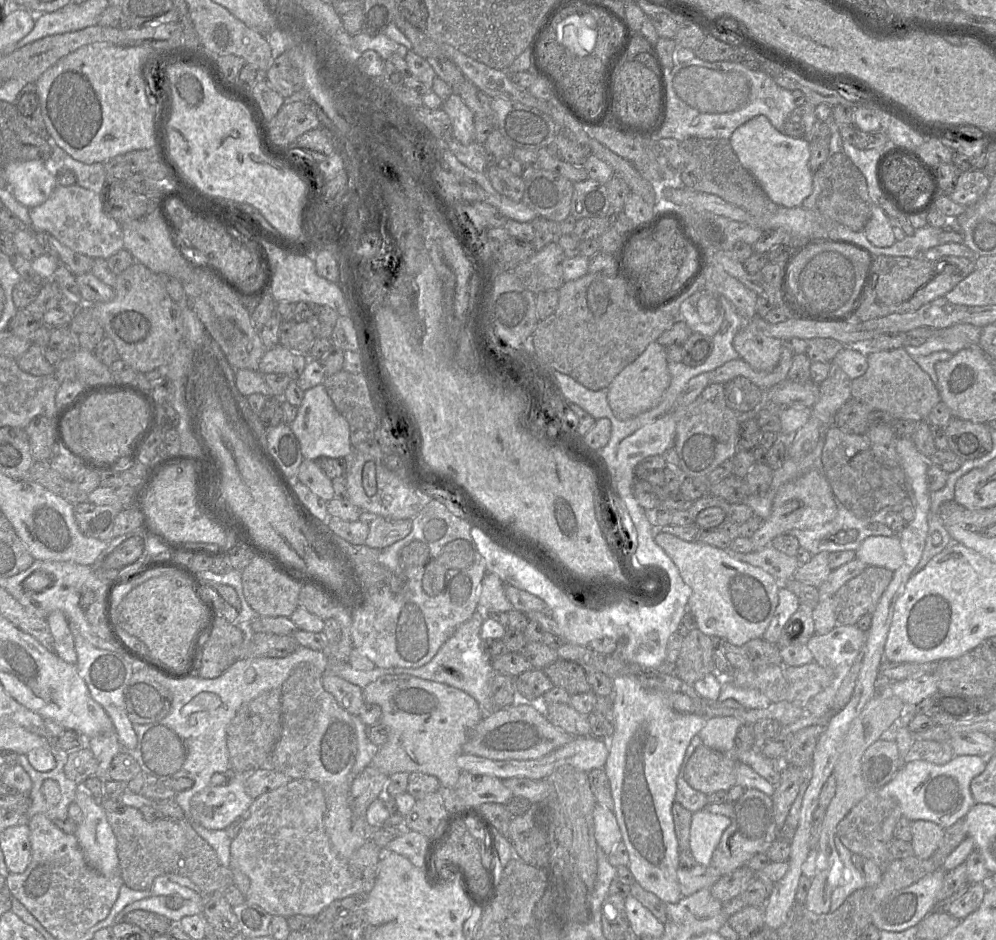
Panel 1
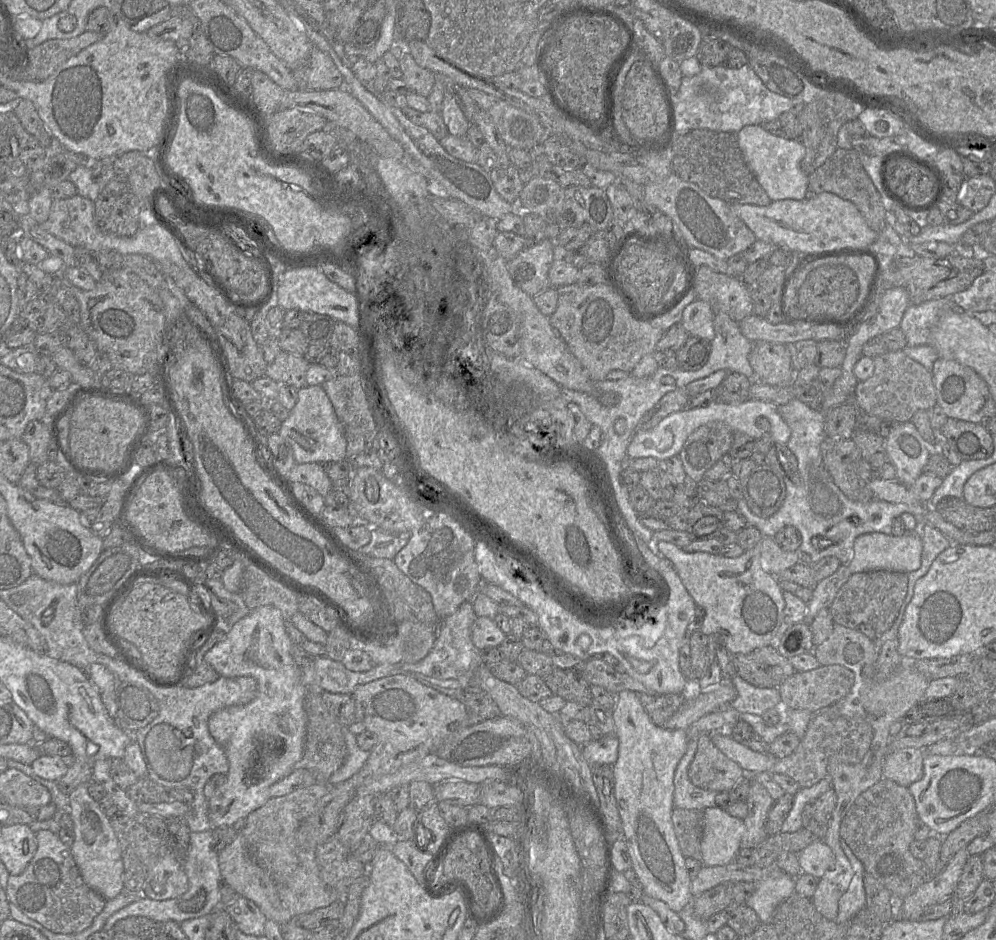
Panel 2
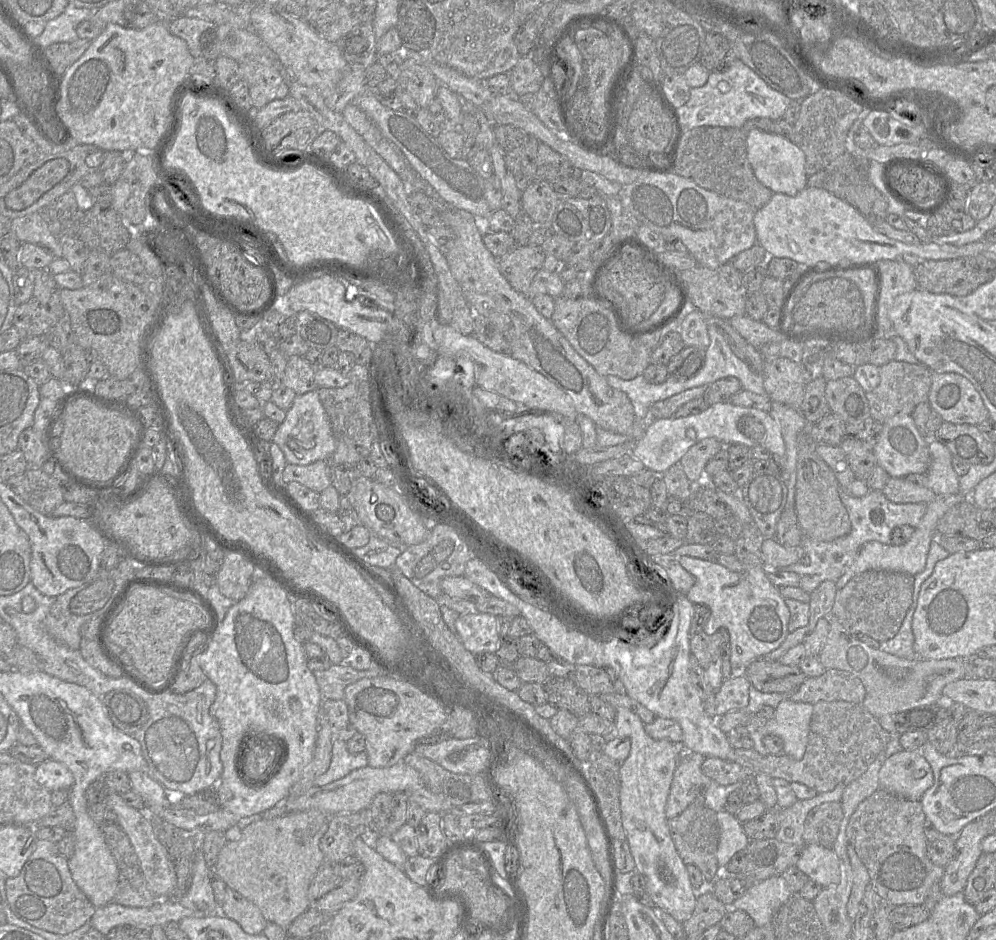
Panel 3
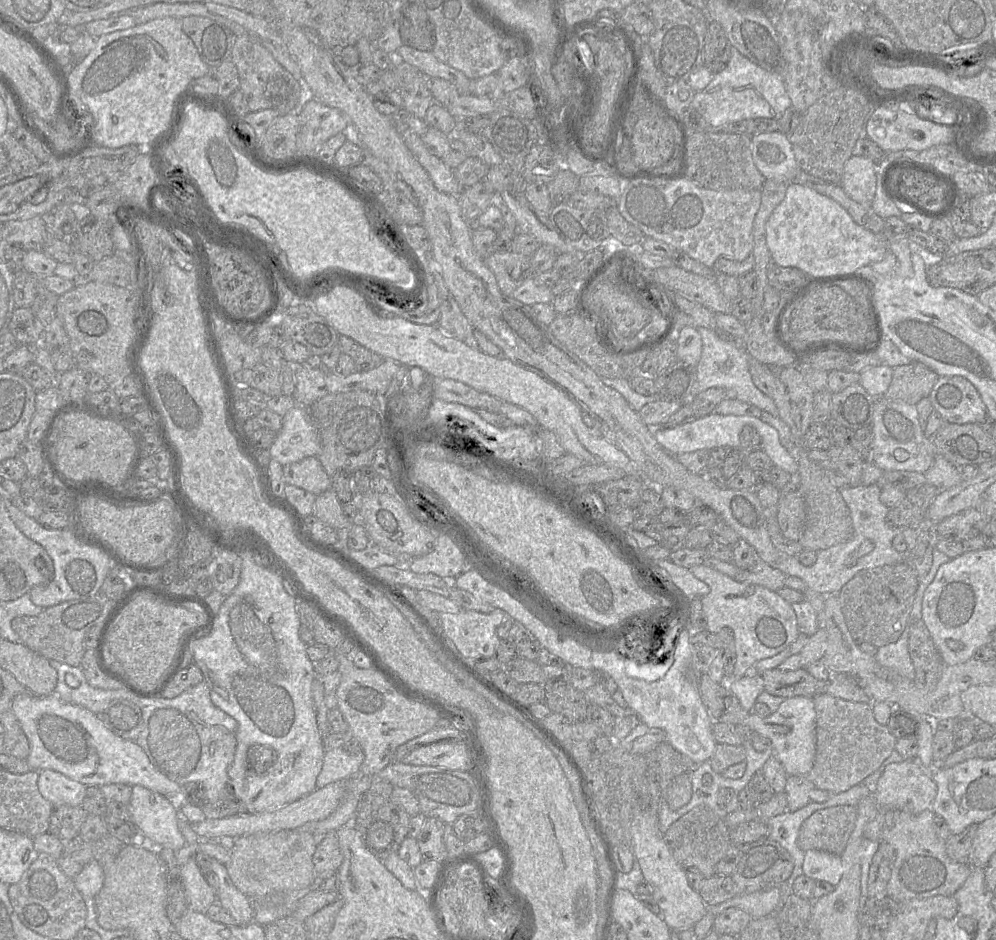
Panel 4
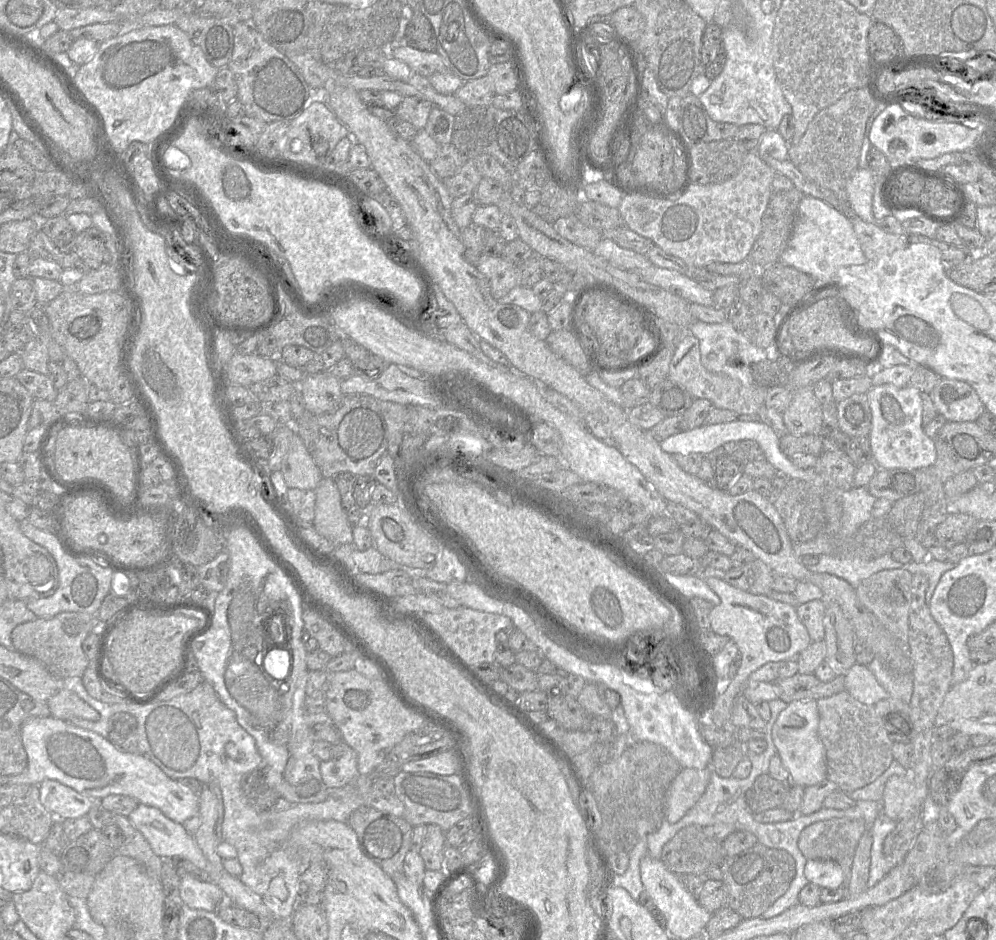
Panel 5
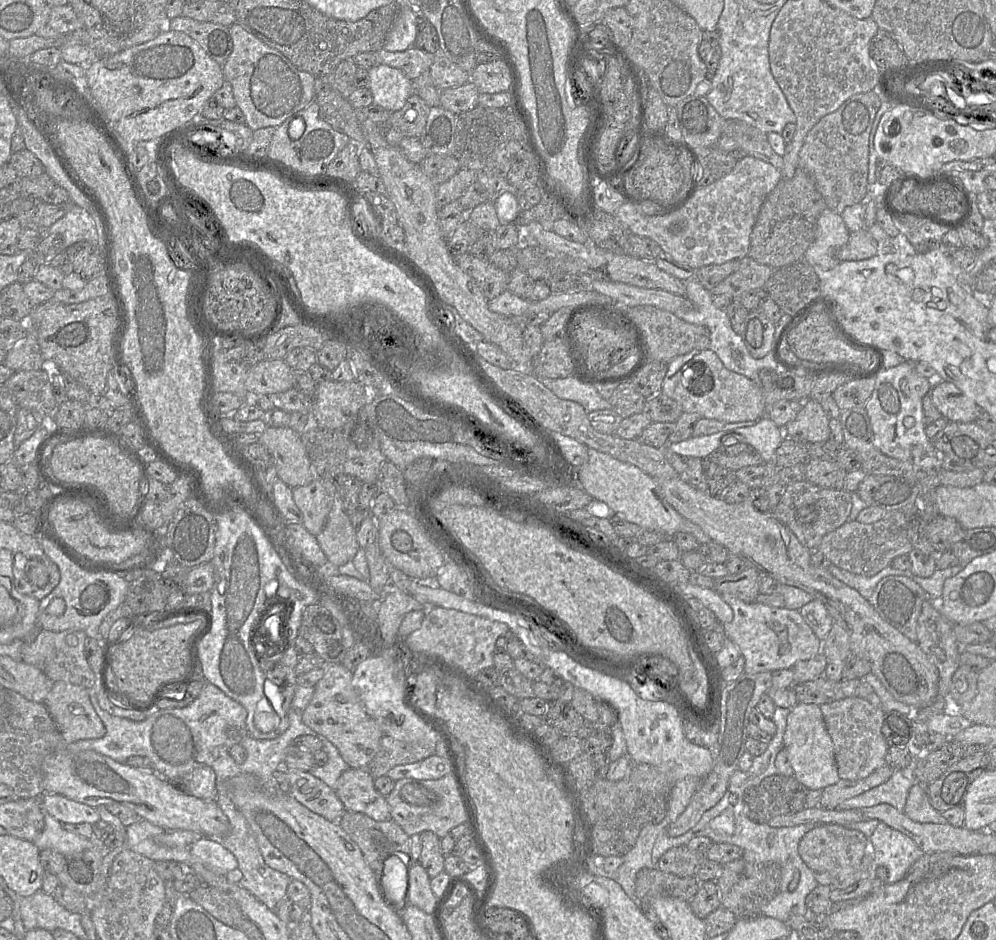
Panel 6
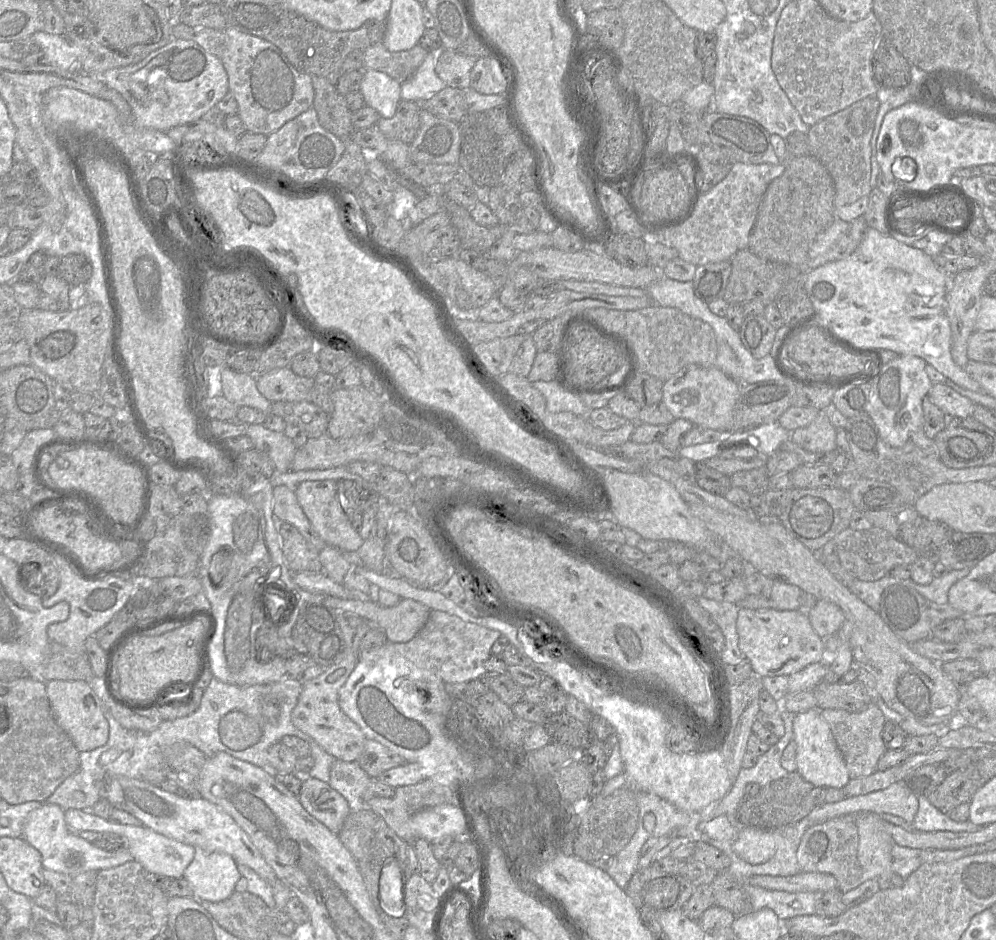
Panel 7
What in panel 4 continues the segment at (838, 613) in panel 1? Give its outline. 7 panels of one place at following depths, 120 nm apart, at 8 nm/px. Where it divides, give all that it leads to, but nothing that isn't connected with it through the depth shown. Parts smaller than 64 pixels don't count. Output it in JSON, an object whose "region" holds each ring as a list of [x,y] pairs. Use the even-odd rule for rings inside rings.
{"region":[[[910,564],[888,565],[858,572],[837,594],[845,623],[854,642],[857,645],[867,642],[877,648],[897,642],[908,626],[917,589],[918,577]]]}

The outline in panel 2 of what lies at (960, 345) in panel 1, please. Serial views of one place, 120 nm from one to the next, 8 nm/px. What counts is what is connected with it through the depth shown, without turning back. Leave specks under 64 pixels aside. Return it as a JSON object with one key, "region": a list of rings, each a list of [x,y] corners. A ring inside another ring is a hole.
{"region":[[[937,299],[919,305],[911,305],[906,310],[900,324],[907,346],[928,345],[932,329],[939,318],[943,312],[952,308],[951,299]]]}

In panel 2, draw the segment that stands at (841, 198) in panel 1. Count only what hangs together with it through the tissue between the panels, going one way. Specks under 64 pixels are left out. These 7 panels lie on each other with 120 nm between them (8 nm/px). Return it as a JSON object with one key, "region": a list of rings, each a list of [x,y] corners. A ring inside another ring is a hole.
{"region":[[[837,148],[822,166],[809,175],[809,192],[810,196],[829,192],[850,201],[857,207],[868,226],[876,233],[880,233],[886,226],[886,210],[881,195],[863,168],[858,152],[854,149]]]}

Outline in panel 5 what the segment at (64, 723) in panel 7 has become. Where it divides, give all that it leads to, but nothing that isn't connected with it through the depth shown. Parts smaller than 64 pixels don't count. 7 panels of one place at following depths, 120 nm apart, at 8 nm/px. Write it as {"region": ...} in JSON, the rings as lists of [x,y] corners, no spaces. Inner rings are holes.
{"region":[[[60,688],[47,702],[51,716],[70,721],[73,718],[82,718],[98,721],[100,715],[75,692]]]}

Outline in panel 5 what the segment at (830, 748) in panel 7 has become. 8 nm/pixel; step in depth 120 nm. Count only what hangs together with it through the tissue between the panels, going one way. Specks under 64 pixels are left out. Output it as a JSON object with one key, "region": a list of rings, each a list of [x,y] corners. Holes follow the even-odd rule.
{"region":[[[794,700],[775,721],[771,735],[777,754],[790,773],[790,781],[801,786],[815,785],[827,779],[826,749],[818,736],[817,700]]]}

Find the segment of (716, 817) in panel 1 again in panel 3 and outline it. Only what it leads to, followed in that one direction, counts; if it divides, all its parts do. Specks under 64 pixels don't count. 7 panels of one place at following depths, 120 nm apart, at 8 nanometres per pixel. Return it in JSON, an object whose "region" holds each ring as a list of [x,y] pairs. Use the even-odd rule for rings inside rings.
{"region":[[[727,811],[717,812],[720,827],[720,839],[716,852],[718,865],[723,868],[739,851],[745,850],[750,840],[747,837],[743,824]]]}

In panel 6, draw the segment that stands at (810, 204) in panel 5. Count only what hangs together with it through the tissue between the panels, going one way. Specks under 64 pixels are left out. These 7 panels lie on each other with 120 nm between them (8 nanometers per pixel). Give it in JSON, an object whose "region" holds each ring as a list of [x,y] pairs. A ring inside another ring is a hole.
{"region":[[[826,208],[817,220],[816,237],[803,261],[818,271],[831,270],[839,263],[835,254],[848,242],[849,233],[841,214]]]}

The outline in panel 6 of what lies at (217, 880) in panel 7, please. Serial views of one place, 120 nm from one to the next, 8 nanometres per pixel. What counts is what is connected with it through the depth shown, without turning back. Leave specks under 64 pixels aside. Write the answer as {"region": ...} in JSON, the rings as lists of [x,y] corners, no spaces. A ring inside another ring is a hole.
{"region":[[[199,837],[190,847],[191,853],[205,865],[222,875],[238,868],[238,861],[233,853],[226,849],[217,839]]]}

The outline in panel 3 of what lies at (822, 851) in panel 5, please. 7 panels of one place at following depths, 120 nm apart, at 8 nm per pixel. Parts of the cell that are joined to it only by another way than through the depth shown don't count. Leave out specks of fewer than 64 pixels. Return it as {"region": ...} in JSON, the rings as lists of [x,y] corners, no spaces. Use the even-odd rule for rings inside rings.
{"region":[[[825,802],[811,809],[804,823],[805,845],[818,844],[832,849],[843,817],[840,802]]]}

